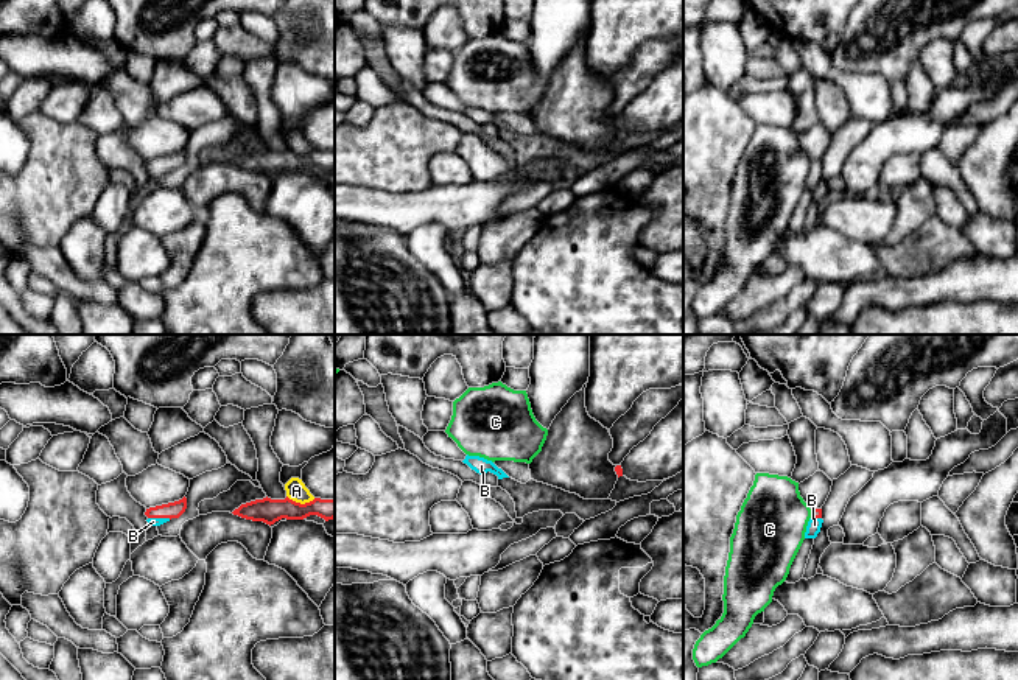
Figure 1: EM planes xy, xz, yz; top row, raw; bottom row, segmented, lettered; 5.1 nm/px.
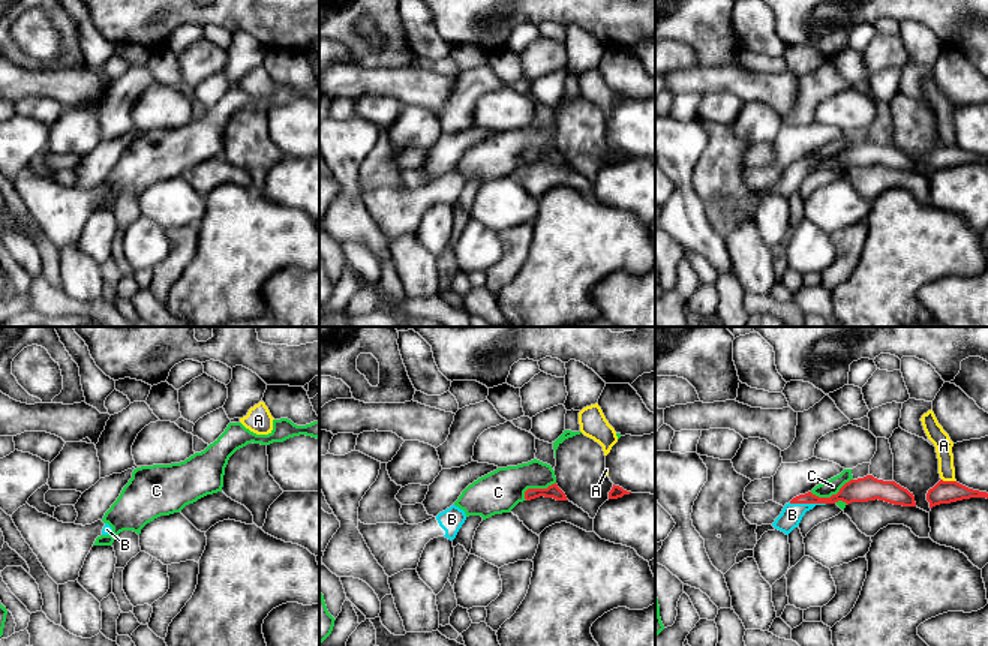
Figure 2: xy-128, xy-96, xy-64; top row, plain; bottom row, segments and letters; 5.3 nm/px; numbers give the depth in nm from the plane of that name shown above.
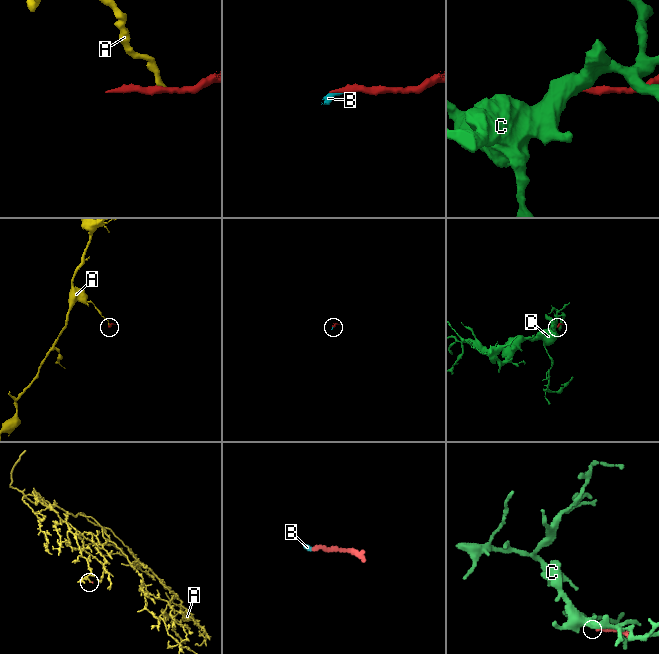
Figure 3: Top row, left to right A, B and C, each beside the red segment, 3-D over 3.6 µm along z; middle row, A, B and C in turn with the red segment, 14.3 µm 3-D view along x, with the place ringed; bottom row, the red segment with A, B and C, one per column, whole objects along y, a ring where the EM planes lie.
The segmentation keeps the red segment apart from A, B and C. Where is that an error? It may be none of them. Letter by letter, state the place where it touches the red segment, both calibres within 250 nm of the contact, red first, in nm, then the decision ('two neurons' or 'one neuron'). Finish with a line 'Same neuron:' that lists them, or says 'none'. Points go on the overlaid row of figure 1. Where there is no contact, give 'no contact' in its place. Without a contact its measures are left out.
A: xy (299, 503) | 130/110 nm | two neurons
B: xy (159, 517) | 80/50 nm | one neuron
C: yz (811, 514) | 50/360 nm | two neurons
Same neuron: B

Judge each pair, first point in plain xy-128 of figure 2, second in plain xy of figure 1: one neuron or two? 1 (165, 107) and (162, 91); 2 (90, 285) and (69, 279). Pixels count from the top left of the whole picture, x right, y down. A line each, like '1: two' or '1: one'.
1: two
2: two

